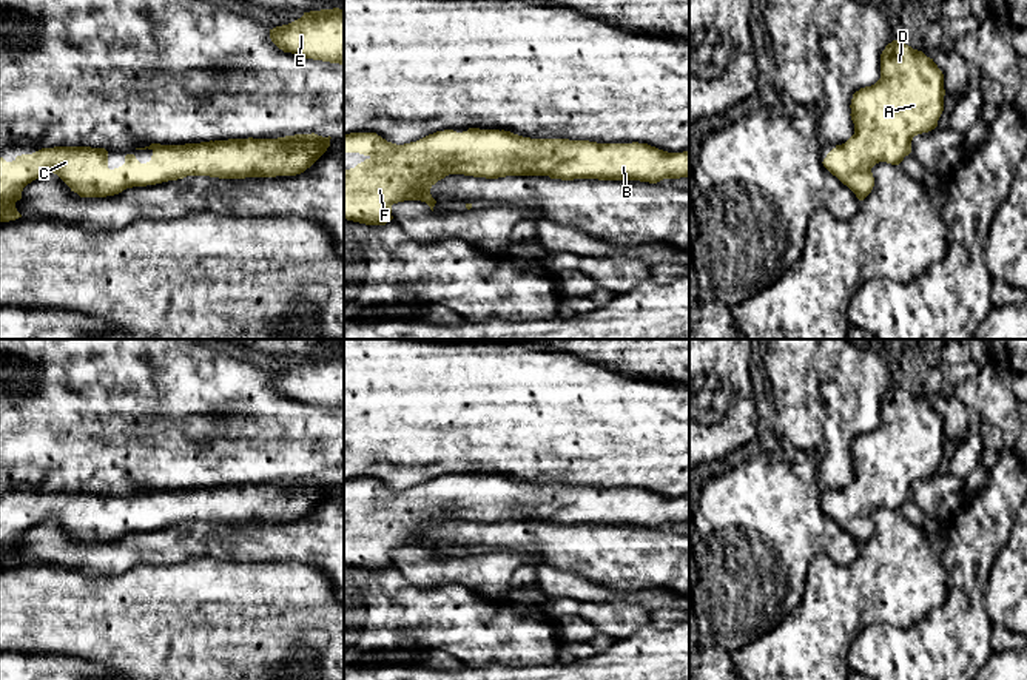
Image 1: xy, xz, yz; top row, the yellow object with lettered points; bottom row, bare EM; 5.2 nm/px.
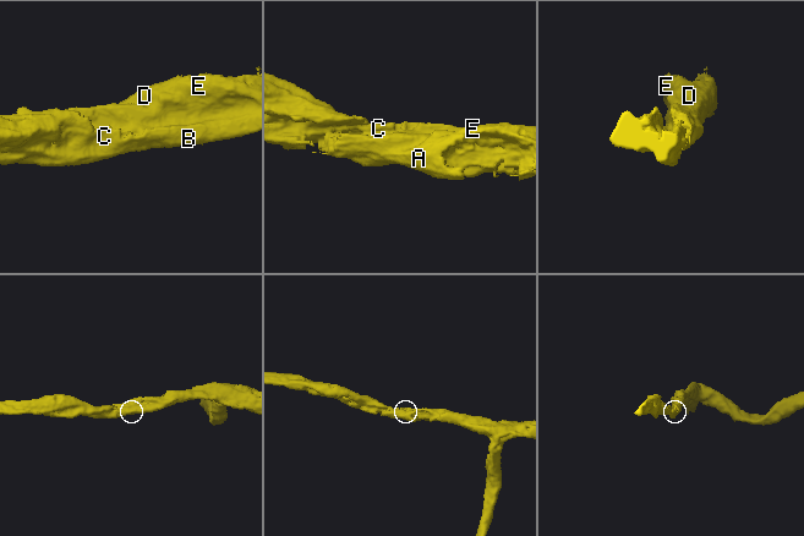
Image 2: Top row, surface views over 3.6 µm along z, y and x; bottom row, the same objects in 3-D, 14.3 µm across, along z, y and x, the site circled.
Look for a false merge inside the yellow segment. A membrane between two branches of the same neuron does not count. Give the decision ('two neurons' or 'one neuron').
one neuron

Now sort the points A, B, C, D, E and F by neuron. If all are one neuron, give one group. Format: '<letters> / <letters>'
A B C D E F

